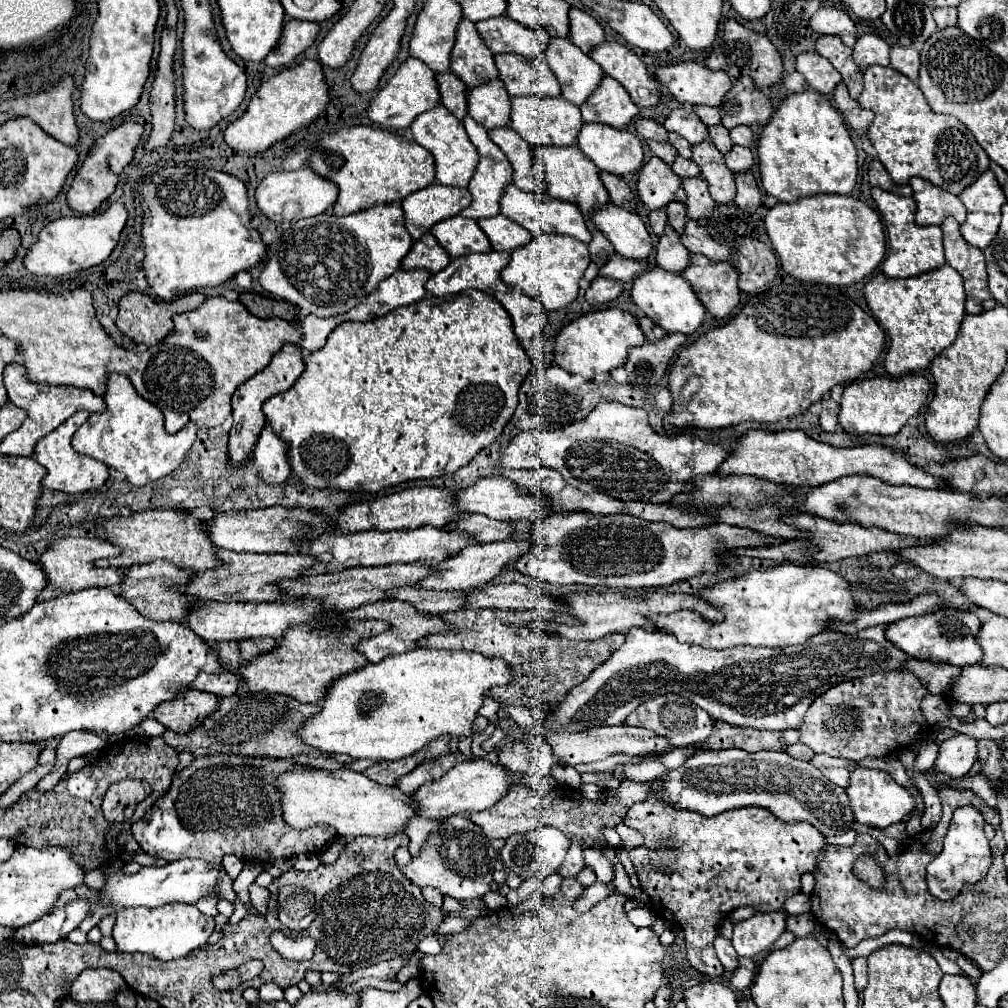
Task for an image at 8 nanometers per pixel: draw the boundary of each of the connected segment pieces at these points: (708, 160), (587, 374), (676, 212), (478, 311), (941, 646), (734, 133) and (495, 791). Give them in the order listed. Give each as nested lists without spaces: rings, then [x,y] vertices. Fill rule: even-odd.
[[[708,140],[692,146],[692,160],[700,166],[702,178],[708,182],[710,196],[716,202],[730,202],[736,196],[734,174],[726,168],[724,156]]]
[[[604,308],[588,312],[564,326],[556,336],[554,358],[566,372],[580,374],[586,380],[592,380],[600,372],[610,372],[612,368],[622,366],[626,362],[628,348],[640,346],[642,342],[646,342],[646,338],[630,312],[620,308]]]
[[[670,202],[666,206],[666,212],[668,212],[668,224],[680,234],[684,230],[684,224],[686,224],[686,208],[682,202]]]
[[[466,290],[444,298],[436,298],[428,294],[410,306],[402,306],[390,312],[384,318],[374,318],[370,322],[342,322],[340,326],[336,326],[334,332],[328,336],[326,346],[308,354],[306,370],[296,380],[296,384],[286,392],[268,398],[262,408],[274,432],[290,444],[288,464],[304,484],[314,488],[380,492],[388,486],[396,486],[408,480],[438,478],[444,474],[452,474],[458,468],[466,466],[476,456],[476,452],[480,452],[484,446],[490,446],[494,442],[494,438],[502,432],[506,422],[512,418],[518,406],[520,384],[524,382],[528,372],[530,372],[530,358],[514,334],[510,314],[502,308],[502,304],[498,304],[498,300],[494,300],[494,296],[480,290]]]
[[[942,608],[932,614],[924,614],[918,618],[904,618],[886,628],[886,640],[894,646],[902,648],[912,658],[930,660],[930,662],[944,662],[952,666],[972,666],[982,660],[982,648],[976,642],[976,634],[980,630],[978,616],[966,610]]]
[[[748,126],[732,128],[732,130],[730,130],[730,138],[732,138],[732,142],[738,144],[738,146],[752,146],[752,142],[754,142],[752,130],[750,130]]]
[[[470,760],[470,762],[456,764],[440,780],[422,784],[422,788],[418,788],[418,792],[412,794],[412,798],[418,804],[418,812],[416,812],[418,816],[428,820],[440,820],[452,814],[468,814],[474,810],[490,808],[508,792],[510,784],[514,784],[514,780],[508,768],[490,764],[488,760]]]

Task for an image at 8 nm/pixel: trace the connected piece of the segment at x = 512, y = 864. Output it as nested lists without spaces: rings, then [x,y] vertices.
[[[546,826],[546,828],[534,828],[534,830],[524,832],[524,834],[508,836],[500,854],[502,854],[504,866],[508,866],[512,872],[516,872],[522,880],[532,878],[532,876],[538,876],[540,880],[544,880],[546,876],[550,876],[558,870],[568,848],[570,848],[570,840],[566,838],[566,834],[558,828]]]

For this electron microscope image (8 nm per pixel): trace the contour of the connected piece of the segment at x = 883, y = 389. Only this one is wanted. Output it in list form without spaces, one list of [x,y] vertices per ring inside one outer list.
[[[904,374],[898,378],[892,376],[876,376],[852,382],[844,388],[840,400],[840,416],[838,422],[848,434],[882,434],[892,436],[898,434],[900,428],[918,414],[930,394],[930,382],[920,374]]]

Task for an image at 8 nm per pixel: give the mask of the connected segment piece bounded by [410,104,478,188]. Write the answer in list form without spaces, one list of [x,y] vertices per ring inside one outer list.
[[[438,104],[436,108],[422,112],[412,124],[410,124],[412,136],[414,140],[428,148],[436,160],[436,180],[444,186],[468,186],[474,168],[478,164],[478,152],[474,148],[474,144],[468,140],[466,130],[462,126],[462,122],[458,118],[454,118],[450,112],[446,112],[446,108],[442,108],[442,104]]]

